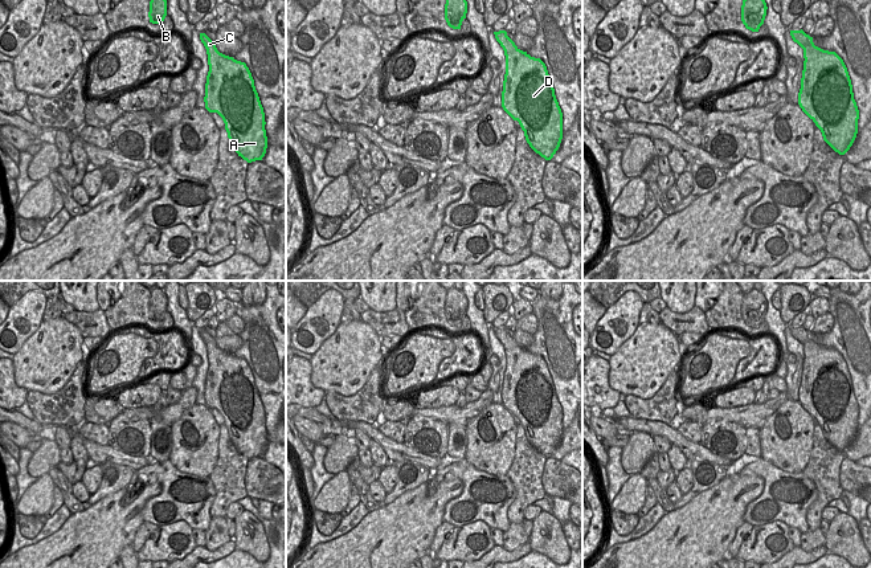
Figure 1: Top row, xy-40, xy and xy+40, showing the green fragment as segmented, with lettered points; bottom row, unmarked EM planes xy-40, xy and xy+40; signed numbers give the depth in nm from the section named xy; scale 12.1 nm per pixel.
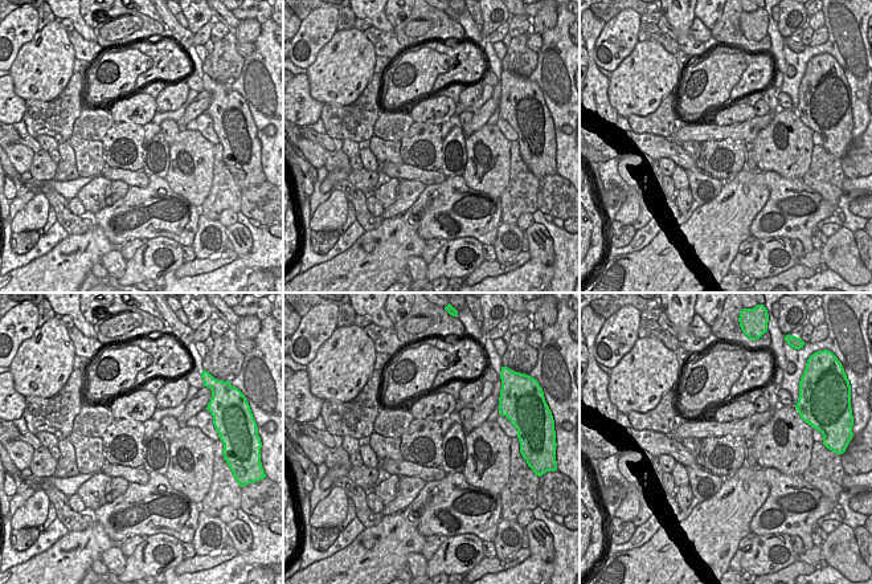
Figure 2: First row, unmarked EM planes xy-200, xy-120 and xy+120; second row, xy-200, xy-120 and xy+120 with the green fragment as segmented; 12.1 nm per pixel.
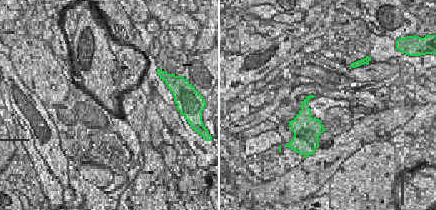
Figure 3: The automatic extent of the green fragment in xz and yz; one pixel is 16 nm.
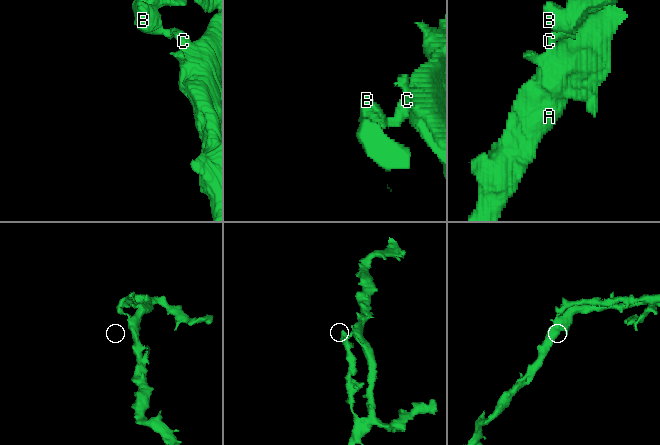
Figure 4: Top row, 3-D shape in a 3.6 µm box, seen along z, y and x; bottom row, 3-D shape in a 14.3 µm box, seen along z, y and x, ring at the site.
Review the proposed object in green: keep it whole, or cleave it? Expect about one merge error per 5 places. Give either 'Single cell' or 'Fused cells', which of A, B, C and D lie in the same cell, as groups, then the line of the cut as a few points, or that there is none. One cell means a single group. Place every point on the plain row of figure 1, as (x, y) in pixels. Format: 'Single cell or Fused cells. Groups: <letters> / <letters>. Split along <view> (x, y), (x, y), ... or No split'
Single cell. Groups: A B C D. No split.

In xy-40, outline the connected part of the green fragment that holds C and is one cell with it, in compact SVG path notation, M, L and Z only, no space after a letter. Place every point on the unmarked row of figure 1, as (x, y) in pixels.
M200 330L208 351L205 405L217 409L234 448L248 459L262 457L267 445L265 409L254 376L245 359L220 350L205 330Z

